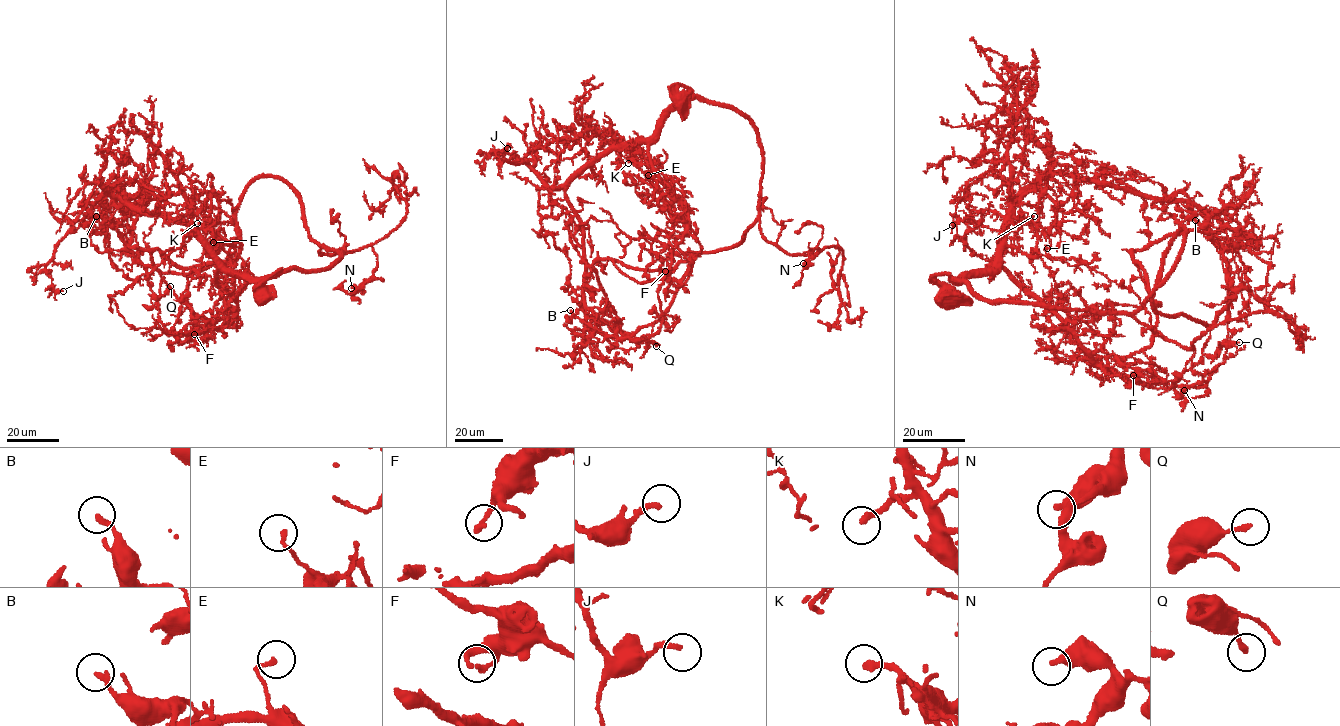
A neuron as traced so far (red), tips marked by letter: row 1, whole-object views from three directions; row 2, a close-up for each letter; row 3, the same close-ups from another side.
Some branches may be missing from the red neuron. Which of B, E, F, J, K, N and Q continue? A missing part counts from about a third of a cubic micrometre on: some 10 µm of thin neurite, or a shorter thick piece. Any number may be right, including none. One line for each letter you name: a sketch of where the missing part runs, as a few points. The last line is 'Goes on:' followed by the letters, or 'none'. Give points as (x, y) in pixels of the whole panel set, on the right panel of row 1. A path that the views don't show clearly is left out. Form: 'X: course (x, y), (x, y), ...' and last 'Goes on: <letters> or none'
Goes on: K

